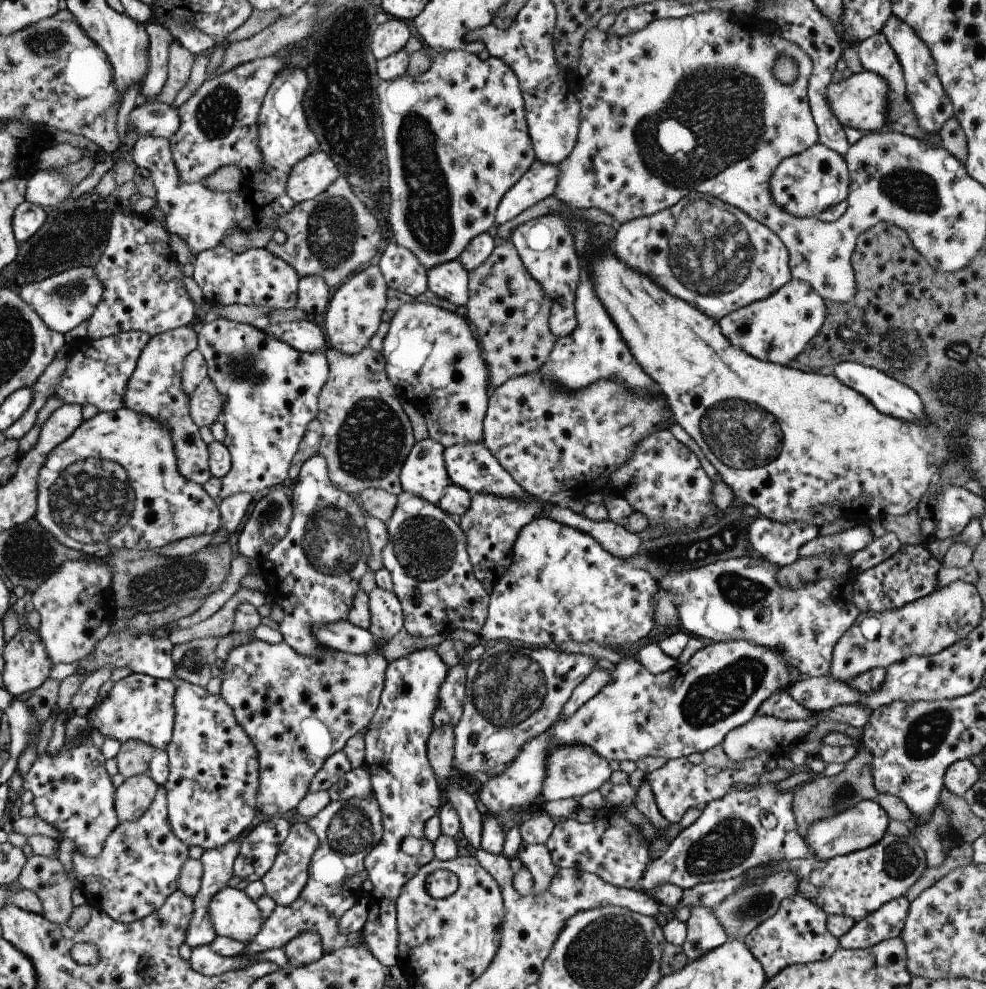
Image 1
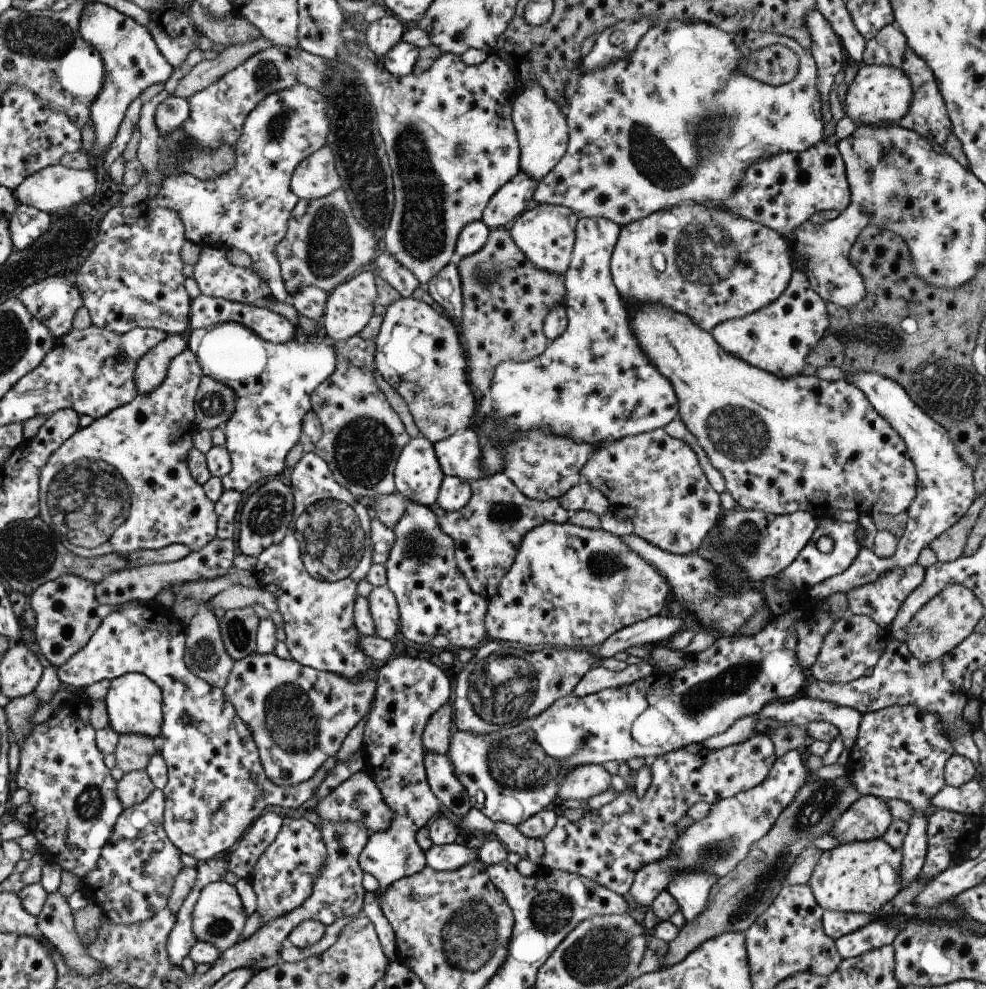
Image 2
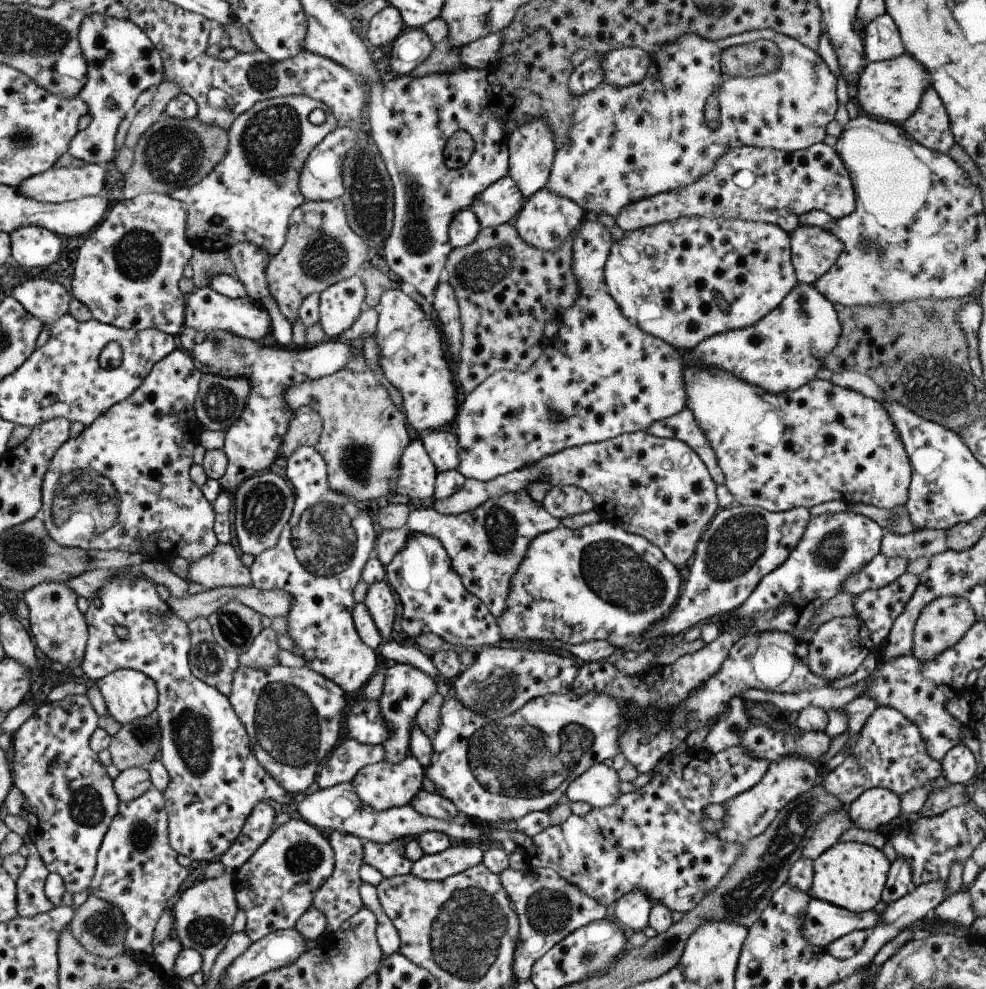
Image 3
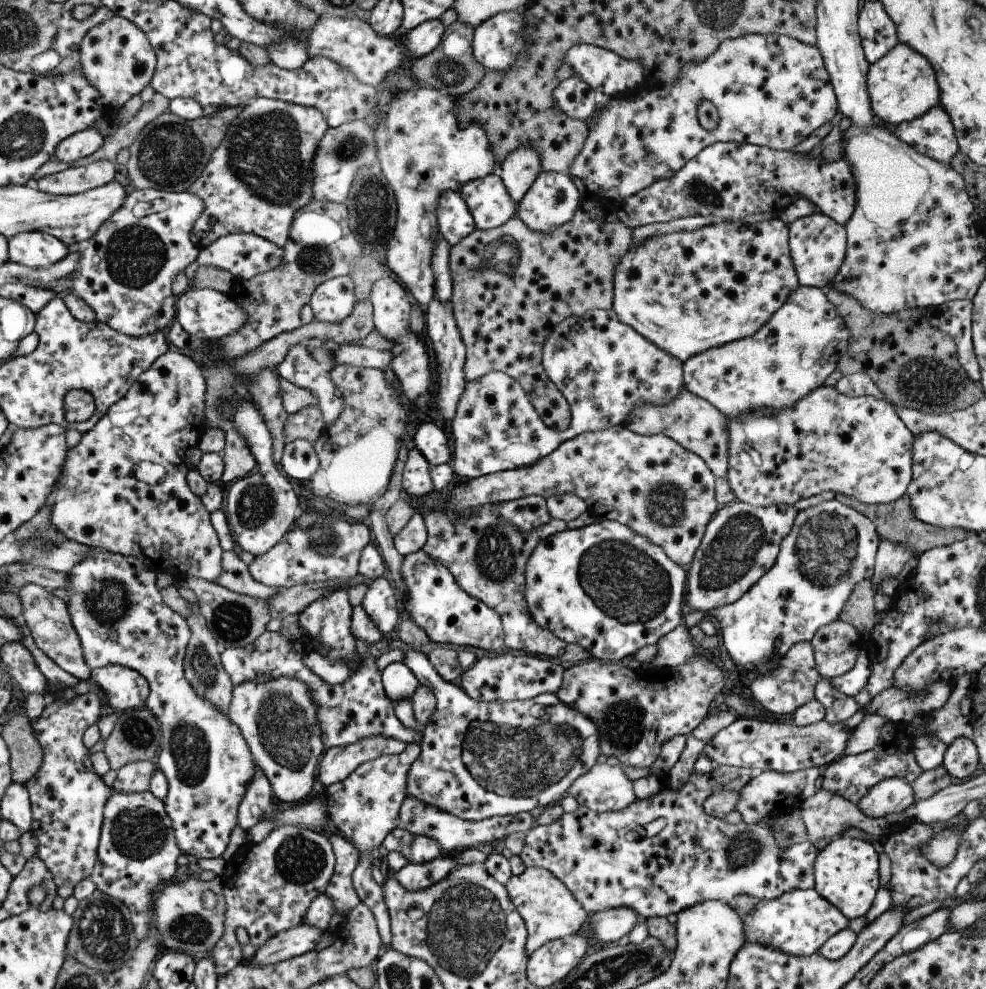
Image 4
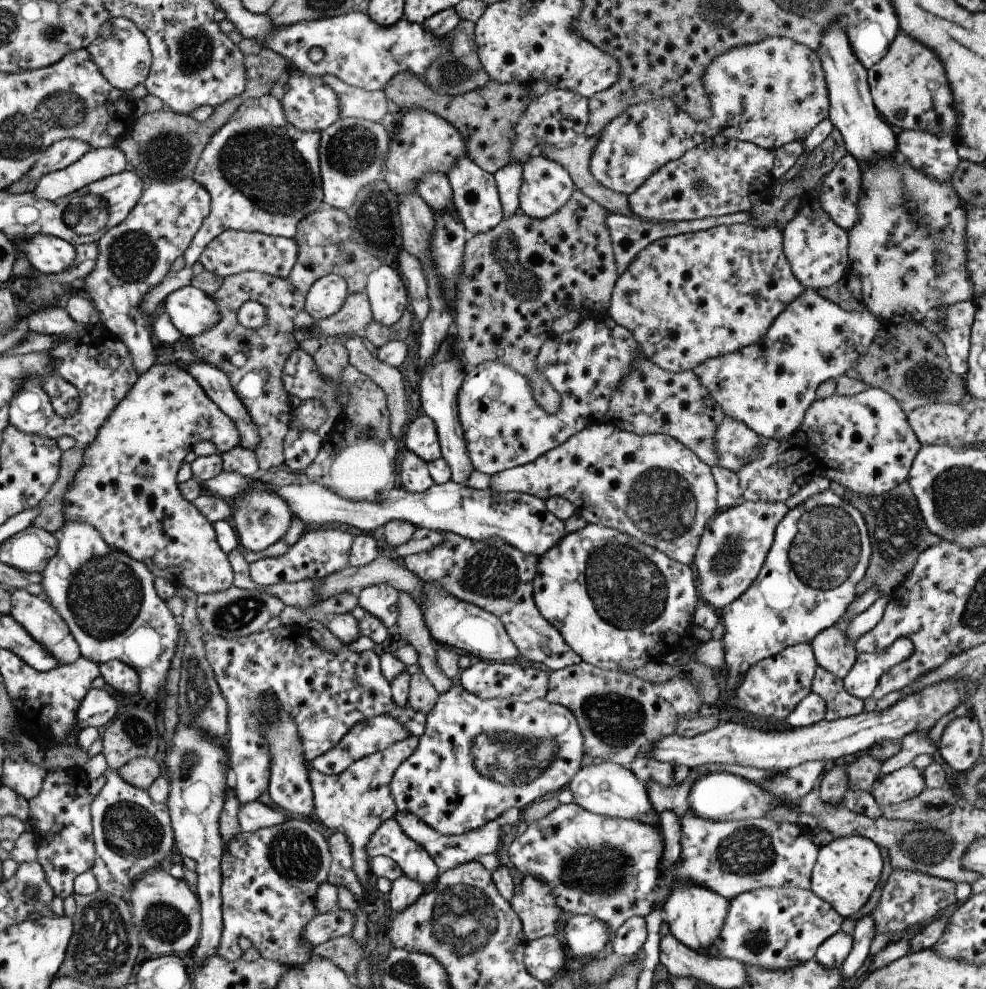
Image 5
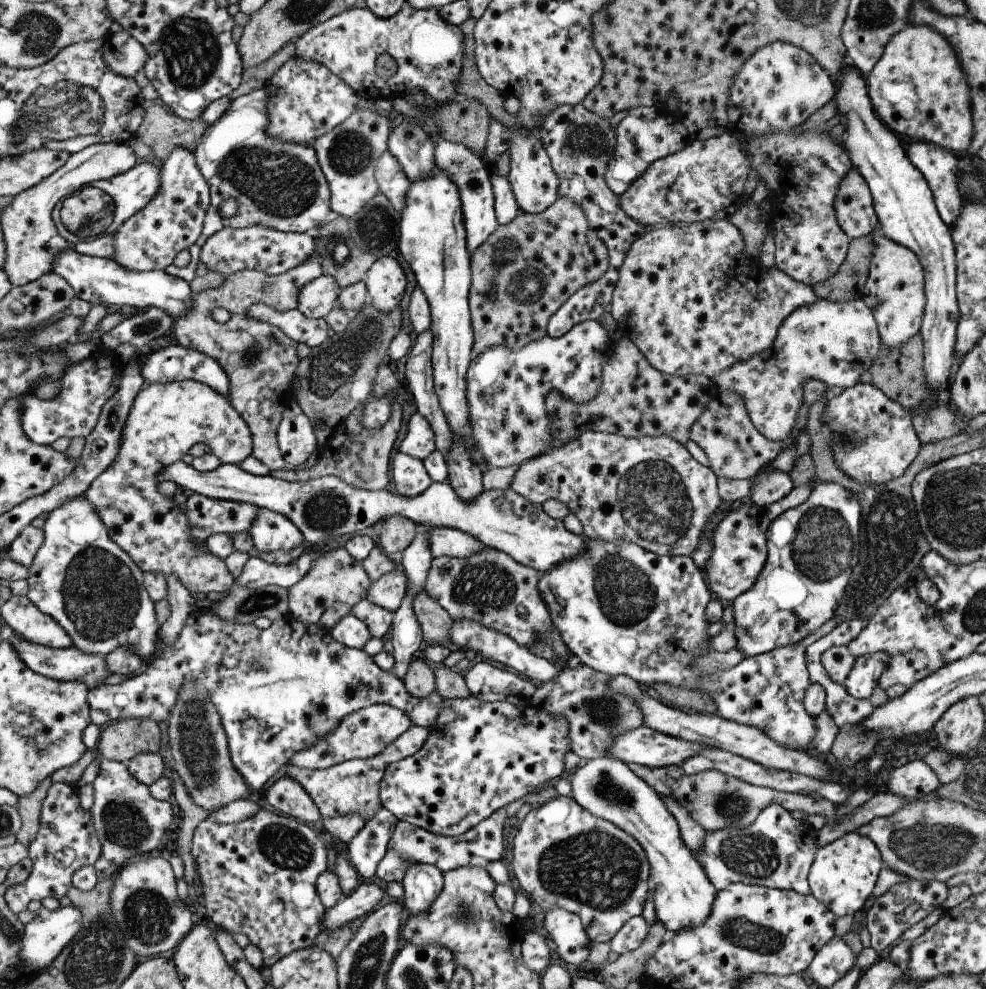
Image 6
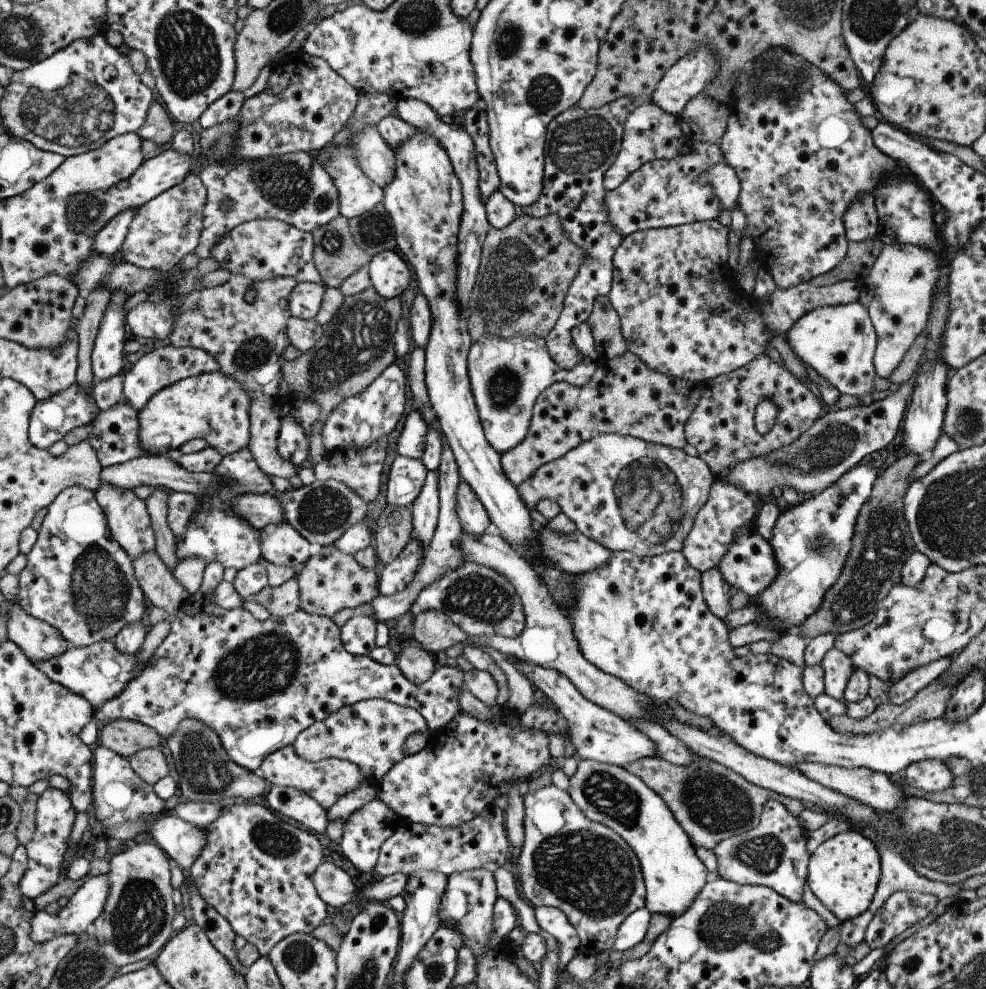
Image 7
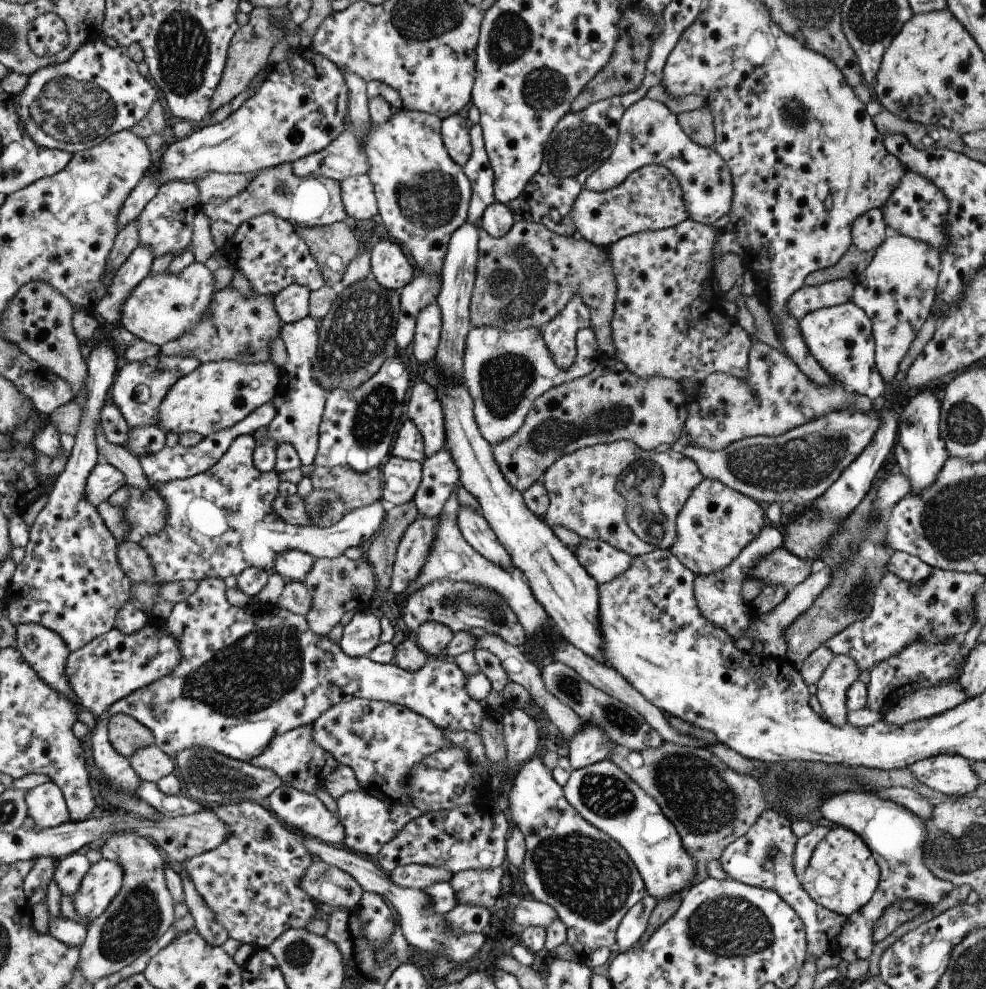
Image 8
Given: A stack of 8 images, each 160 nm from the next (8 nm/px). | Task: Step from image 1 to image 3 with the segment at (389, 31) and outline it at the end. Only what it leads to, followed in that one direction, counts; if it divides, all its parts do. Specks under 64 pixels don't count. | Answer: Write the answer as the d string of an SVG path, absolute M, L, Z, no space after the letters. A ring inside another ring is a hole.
M388 3L386 5L369 20L365 41L371 48L379 48L391 43L400 36L403 28L399 10Z

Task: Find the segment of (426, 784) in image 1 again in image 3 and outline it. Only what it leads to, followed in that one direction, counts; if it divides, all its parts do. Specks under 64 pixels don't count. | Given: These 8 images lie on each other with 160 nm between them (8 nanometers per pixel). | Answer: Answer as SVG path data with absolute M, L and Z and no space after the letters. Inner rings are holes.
M401 663L386 664L383 690L377 701L381 718L383 718L385 726L389 728L389 740L380 745L385 750L384 762L389 762L389 764L401 763L401 760L408 754L409 730L411 730L409 726L414 724L413 716L423 706L423 702L437 691L436 683L429 676L425 676L425 672L421 672L413 666L405 666ZM399 839L389 842L389 844L375 844L371 841L363 842L363 862L372 866L381 874L383 879L407 875L410 873L412 862L405 858L406 840Z

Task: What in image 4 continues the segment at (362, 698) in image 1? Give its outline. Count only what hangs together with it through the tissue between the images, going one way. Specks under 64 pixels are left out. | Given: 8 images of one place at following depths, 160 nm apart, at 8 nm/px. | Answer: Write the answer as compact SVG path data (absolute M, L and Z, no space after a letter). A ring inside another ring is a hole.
M277 677L266 681L247 681L234 686L226 715L240 730L253 762L265 775L273 796L281 803L297 804L313 788L315 766L325 750L310 688L294 678Z

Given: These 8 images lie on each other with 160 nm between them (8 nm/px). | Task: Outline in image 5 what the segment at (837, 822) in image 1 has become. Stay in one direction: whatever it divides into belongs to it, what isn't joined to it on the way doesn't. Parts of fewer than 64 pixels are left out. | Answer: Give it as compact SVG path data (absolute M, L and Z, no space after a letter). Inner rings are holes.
M913 765L883 775L869 792L880 806L899 804L915 798L924 789L924 778Z

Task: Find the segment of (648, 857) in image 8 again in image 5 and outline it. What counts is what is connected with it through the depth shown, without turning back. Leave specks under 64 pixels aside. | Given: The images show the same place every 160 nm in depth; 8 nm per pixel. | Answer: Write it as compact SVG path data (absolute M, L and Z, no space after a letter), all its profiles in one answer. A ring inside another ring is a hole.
M602 761L600 764L585 765L571 777L566 786L572 794L572 802L582 809L614 819L635 819L654 829L659 829L658 814L652 810L644 784L628 767ZM676 881L671 884L671 892L661 908L662 919L667 922L668 932L687 948L711 957L708 956L707 950L721 932L727 914L728 900L696 883Z

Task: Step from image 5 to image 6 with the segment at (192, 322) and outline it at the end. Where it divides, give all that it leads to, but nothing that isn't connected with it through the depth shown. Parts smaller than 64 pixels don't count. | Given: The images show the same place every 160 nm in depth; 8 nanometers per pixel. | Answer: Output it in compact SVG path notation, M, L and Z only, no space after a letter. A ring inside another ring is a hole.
M75 249L64 250L52 262L51 272L64 278L73 289L74 296L88 302L91 306L105 305L110 309L144 310L157 307L166 312L173 321L183 317L190 309L192 300L188 282L179 277L165 274L165 271L128 271L111 259L100 259L79 254Z

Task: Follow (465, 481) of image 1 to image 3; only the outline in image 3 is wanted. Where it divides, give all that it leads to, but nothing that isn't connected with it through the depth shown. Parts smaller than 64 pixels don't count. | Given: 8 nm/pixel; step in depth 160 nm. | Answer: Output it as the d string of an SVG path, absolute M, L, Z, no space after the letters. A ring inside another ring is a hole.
M429 430L419 440L436 472L457 468L457 440L451 432Z

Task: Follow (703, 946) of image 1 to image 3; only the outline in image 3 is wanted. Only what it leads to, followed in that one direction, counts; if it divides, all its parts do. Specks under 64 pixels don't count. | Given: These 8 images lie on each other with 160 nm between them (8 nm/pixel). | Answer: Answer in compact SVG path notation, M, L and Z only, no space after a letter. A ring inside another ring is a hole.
M739 745L716 754L702 748L687 748L675 758L667 753L657 762L651 780L639 790L621 793L611 806L590 809L584 815L570 814L561 824L547 826L531 836L531 848L524 855L526 865L553 870L559 878L608 909L621 896L641 890L651 906L663 904L671 912L690 912L723 880L743 848L739 842L721 842L715 834L702 830L700 821L704 818L704 809L709 804L724 803L746 792L759 782L768 767L769 762L763 758L751 760Z

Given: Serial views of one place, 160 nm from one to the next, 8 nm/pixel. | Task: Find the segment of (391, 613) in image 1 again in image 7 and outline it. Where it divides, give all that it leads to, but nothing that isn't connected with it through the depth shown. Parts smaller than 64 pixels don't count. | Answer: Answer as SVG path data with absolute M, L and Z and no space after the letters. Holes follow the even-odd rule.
M411 538L398 556L395 556L389 564L378 569L378 595L389 597L401 592L411 582L423 554L421 542Z

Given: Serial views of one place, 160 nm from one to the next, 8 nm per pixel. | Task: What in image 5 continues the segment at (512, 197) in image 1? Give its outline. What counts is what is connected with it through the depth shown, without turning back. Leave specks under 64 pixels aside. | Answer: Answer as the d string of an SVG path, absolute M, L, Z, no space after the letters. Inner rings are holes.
M461 157L454 162L445 176L452 190L452 199L457 217L468 235L487 232L503 219L502 208L492 174L481 170L468 157Z

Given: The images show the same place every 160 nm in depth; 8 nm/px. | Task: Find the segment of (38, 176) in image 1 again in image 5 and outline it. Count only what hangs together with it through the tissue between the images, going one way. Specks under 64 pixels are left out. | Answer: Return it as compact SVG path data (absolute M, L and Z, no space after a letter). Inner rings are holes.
M118 147L91 148L73 164L41 177L36 197L46 201L65 198L92 182L120 173L124 170L125 163L124 154Z

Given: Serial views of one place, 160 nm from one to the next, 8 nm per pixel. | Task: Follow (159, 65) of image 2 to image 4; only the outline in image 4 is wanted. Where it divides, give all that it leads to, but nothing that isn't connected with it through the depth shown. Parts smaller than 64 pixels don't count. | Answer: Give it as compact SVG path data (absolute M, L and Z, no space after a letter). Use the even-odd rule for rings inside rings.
M113 15L89 29L80 42L79 66L83 76L100 94L100 102L117 111L131 96L139 94L153 76L156 56L147 40L132 22ZM95 127L80 130L64 138L56 146L54 158L61 162L75 162L93 154L103 143L105 137Z

